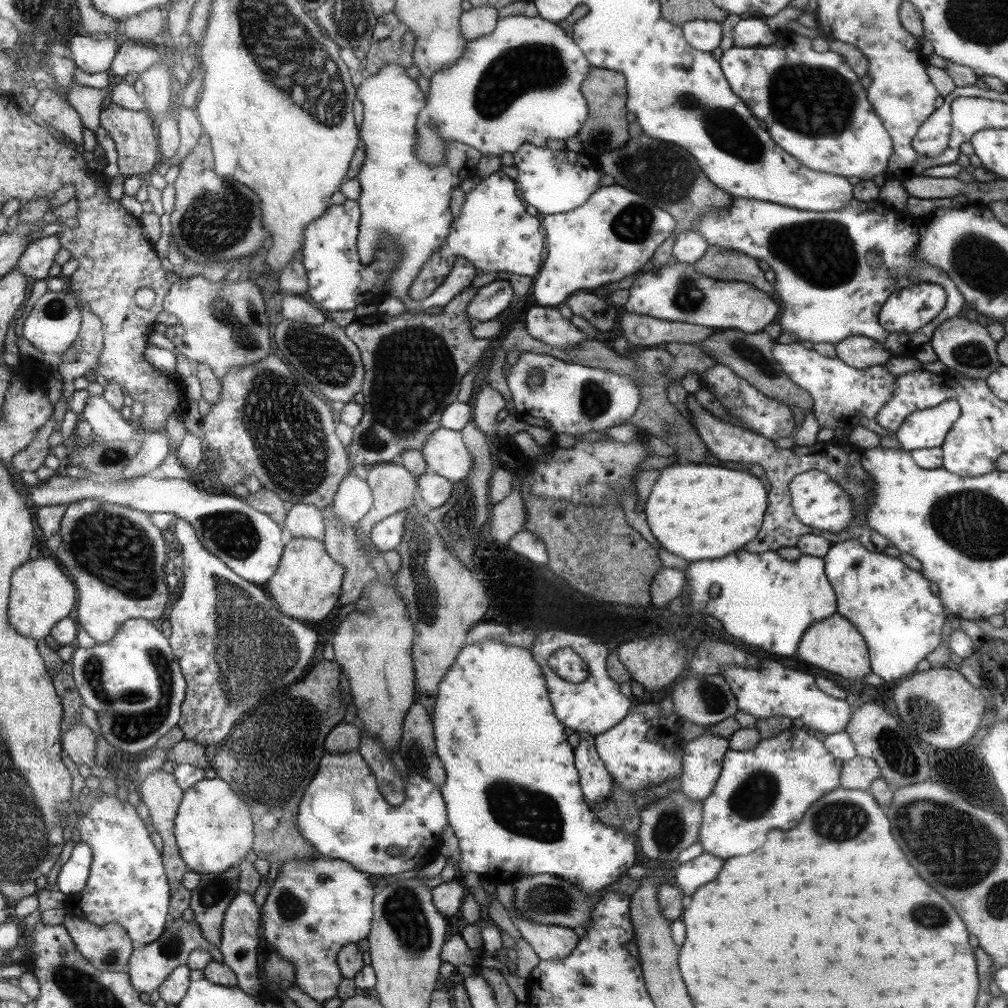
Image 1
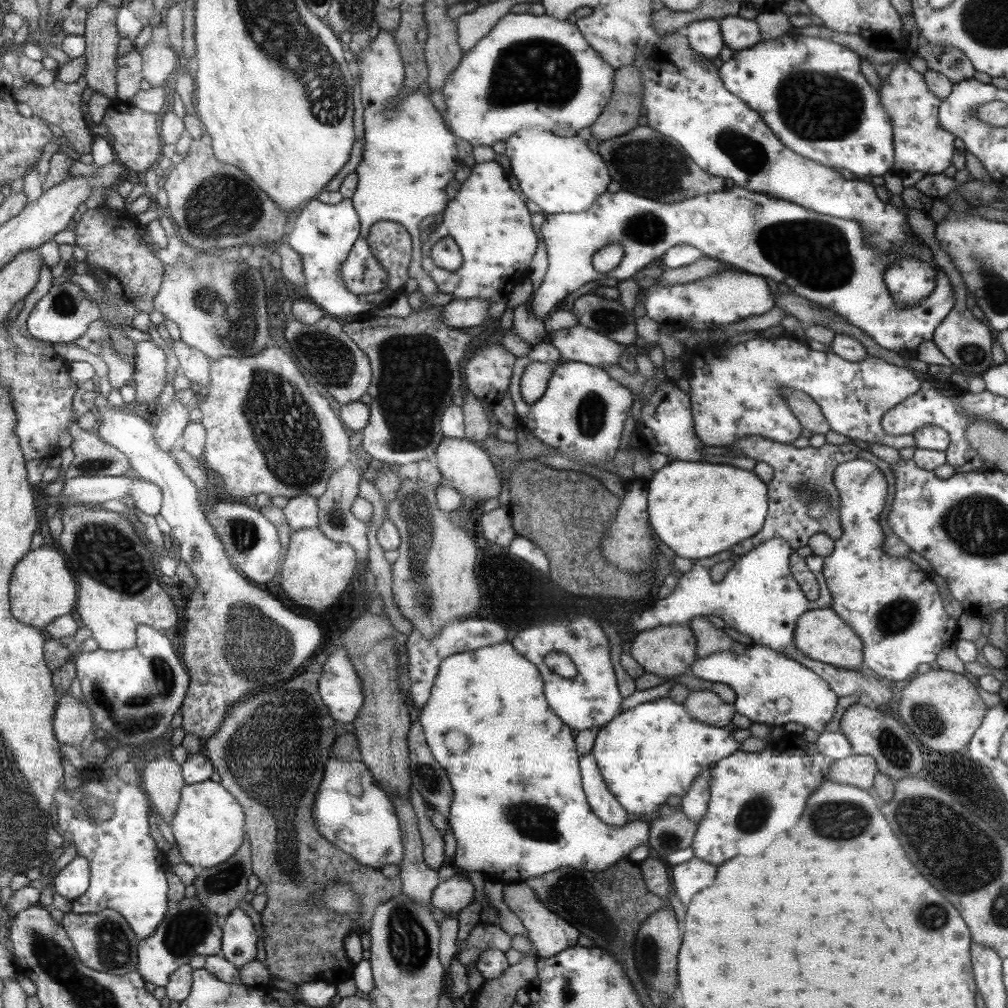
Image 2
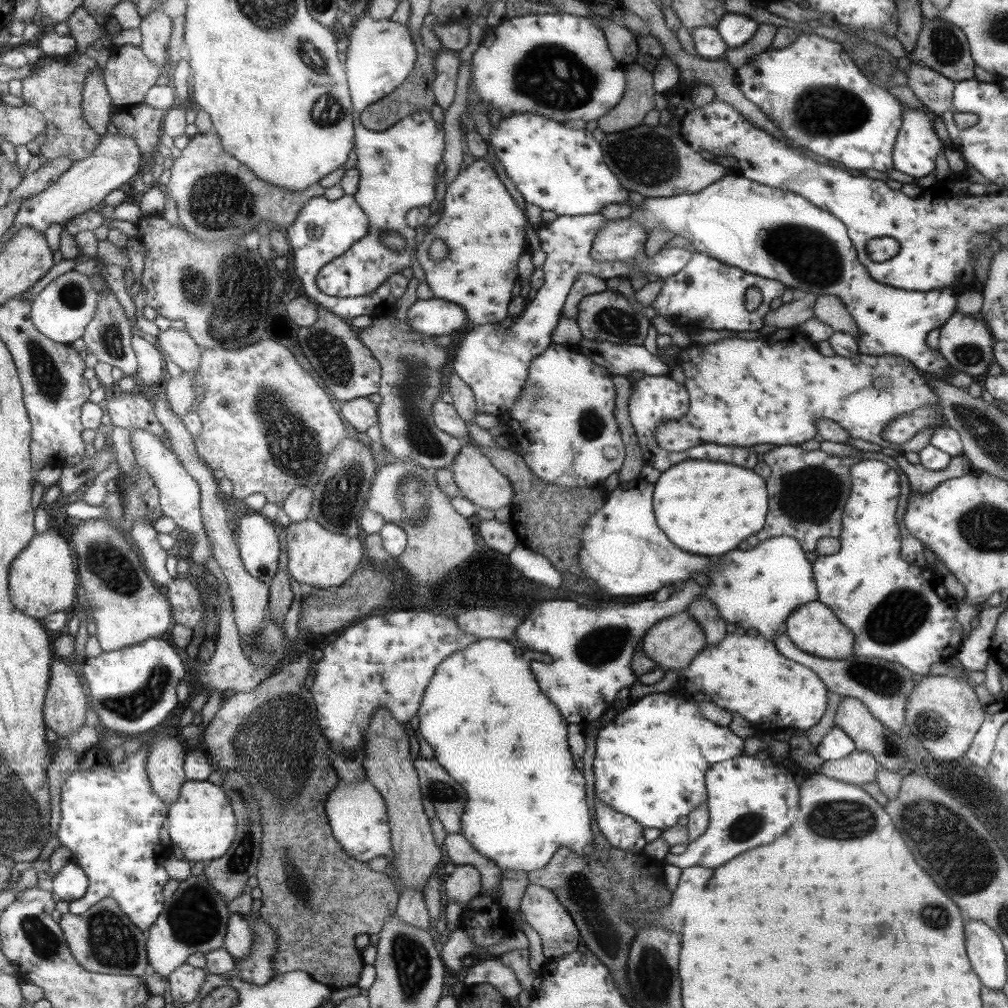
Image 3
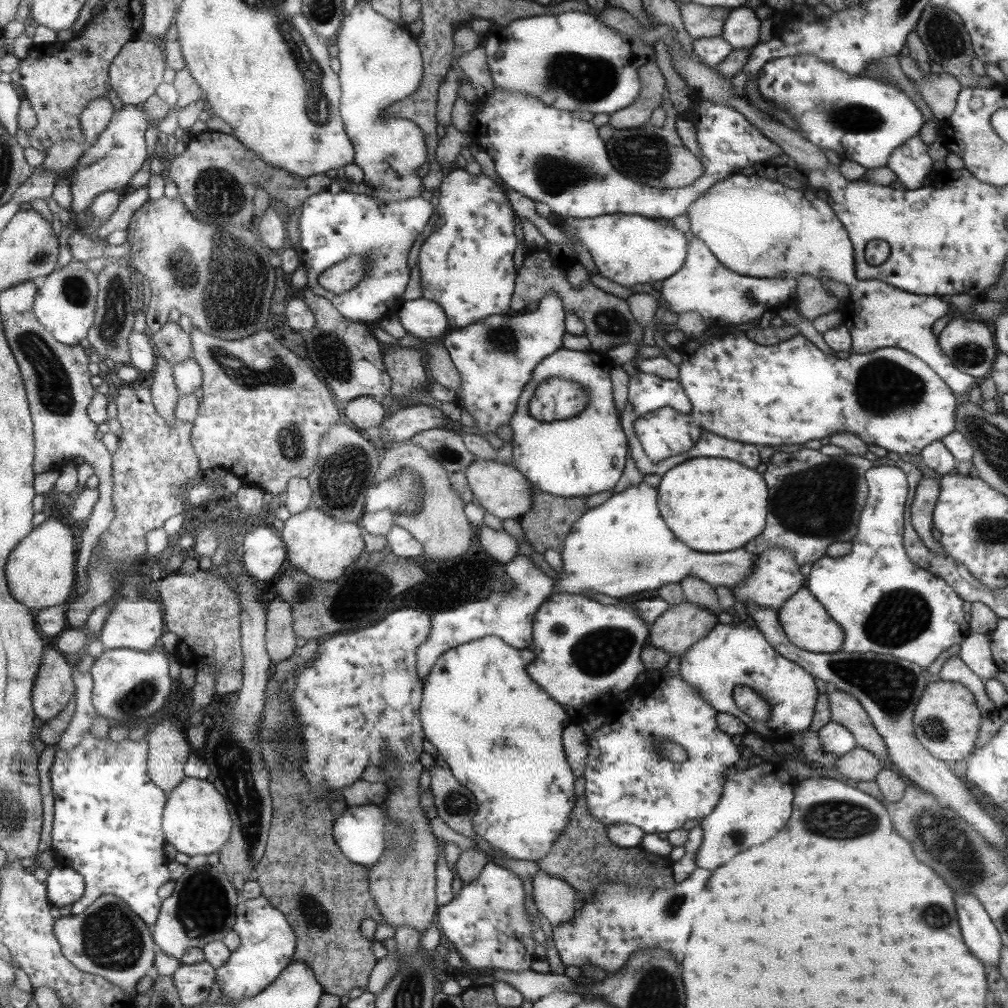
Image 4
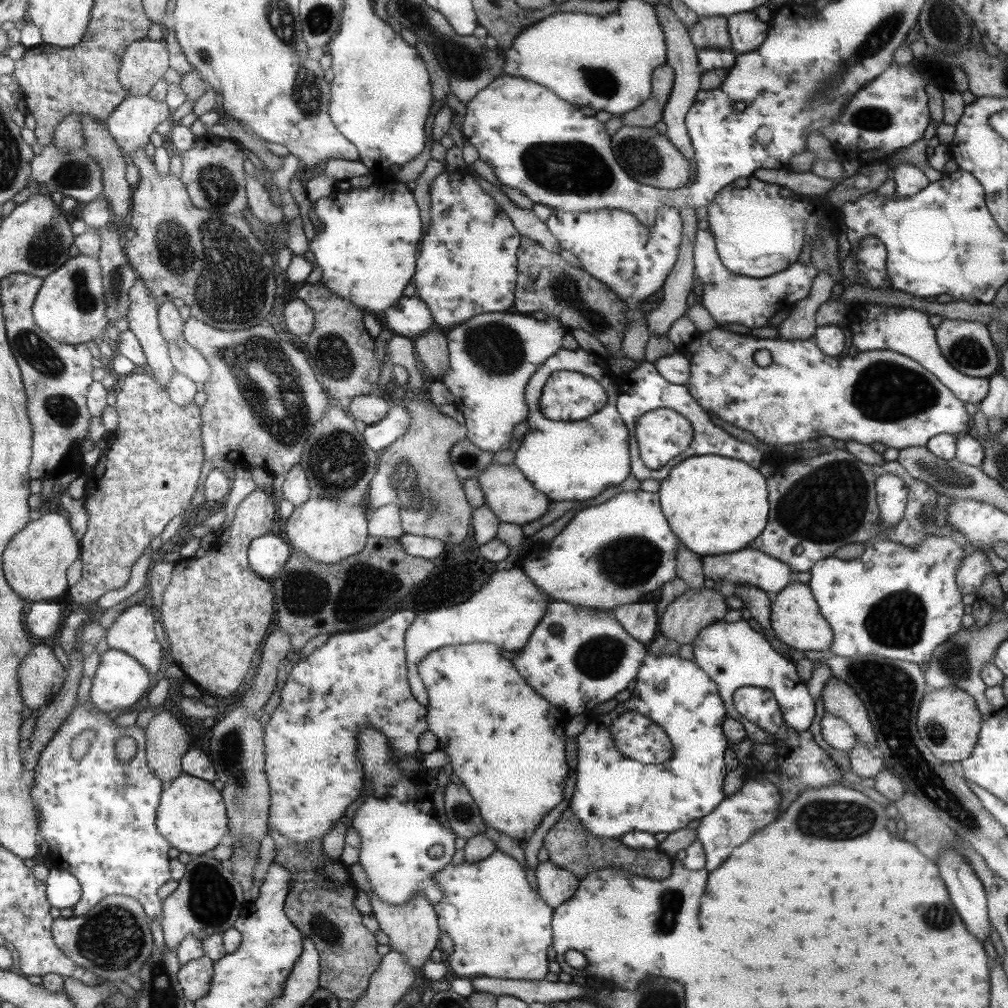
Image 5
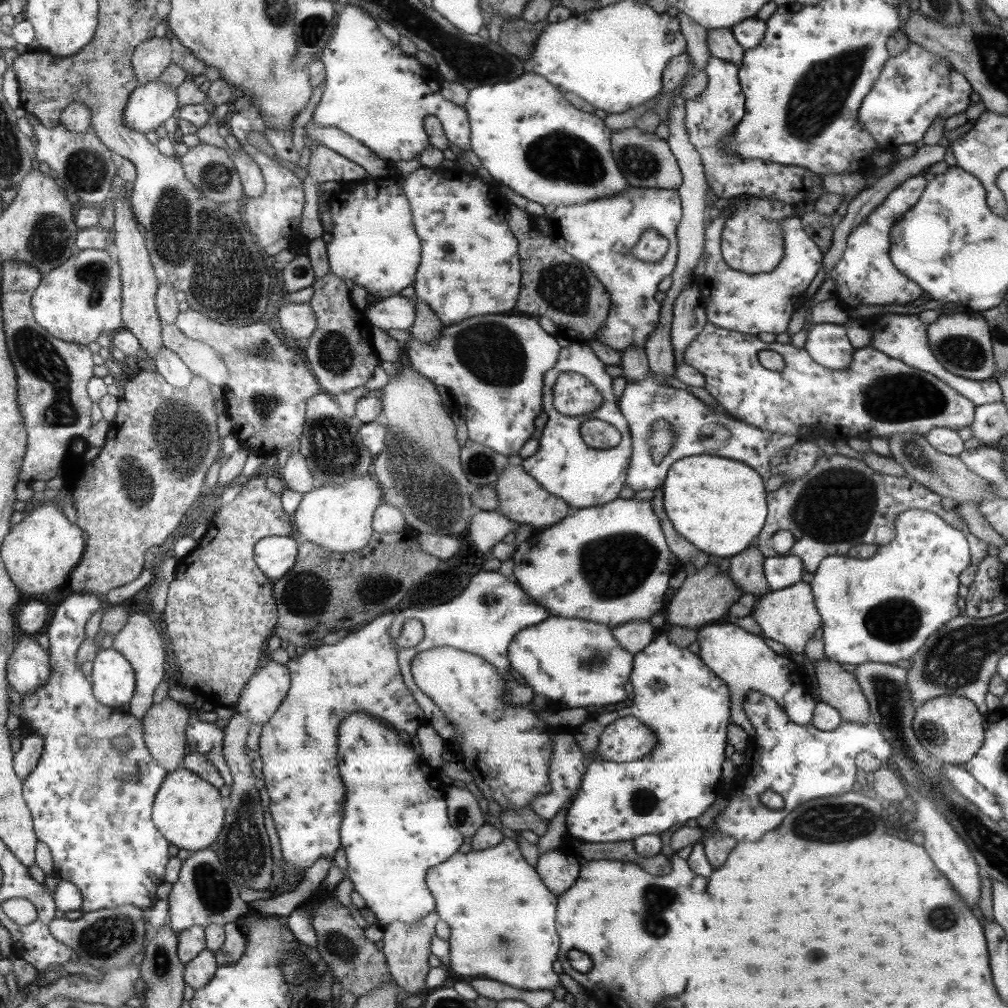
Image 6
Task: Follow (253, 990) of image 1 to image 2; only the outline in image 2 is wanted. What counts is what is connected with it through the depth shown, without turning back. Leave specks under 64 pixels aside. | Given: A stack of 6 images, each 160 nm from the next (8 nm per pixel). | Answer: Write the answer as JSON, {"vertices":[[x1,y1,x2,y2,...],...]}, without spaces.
{"vertices":[[239,908,233,909,221,922,219,954,239,969,244,964,255,960,255,942,257,934,253,922]]}

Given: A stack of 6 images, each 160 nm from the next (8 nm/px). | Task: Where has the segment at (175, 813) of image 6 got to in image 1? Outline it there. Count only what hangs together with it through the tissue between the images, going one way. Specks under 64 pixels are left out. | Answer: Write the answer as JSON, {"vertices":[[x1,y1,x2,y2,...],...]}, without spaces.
{"vertices":[[215,777,211,779,201,779,197,781,189,790,184,791,184,800,181,803,180,811,178,817,176,818,176,839,178,846,180,847,180,853,187,863,188,870,196,872,199,876,203,873,205,874,221,874,225,872,228,868,233,867,233,864,237,864,239,860,245,858,245,854,251,850,251,842,253,842,253,832,251,828,254,828,251,824,251,818,249,818,249,807,247,803,226,783,222,778]]}

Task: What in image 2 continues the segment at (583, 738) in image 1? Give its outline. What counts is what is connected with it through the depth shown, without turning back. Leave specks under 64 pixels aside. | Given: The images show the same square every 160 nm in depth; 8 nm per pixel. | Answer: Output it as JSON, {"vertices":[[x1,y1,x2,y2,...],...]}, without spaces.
{"vertices":[[590,752,579,758,579,766,583,791,587,795,589,806,595,811,596,817,601,822,615,826,629,822,624,808,607,788,601,771,597,768]]}

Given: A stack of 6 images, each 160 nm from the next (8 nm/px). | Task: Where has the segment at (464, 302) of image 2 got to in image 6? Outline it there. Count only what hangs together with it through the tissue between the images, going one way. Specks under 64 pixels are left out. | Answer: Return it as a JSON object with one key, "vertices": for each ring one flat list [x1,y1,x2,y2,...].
{"vertices":[[393,295,379,301,372,301,365,308,365,314,374,327,381,330,407,330,416,320,416,302,414,298]]}

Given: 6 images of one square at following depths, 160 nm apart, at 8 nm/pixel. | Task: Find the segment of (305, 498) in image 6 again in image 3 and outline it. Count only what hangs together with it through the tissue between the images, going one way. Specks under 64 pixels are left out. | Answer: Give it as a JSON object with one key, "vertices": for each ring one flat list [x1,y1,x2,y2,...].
{"vertices":[[313,518,301,522,290,522,285,527,286,547,288,552,287,568,291,578,298,582,304,590,317,588,325,590,329,586,343,585,349,574,358,568,363,556,361,542,342,534,333,534,323,530]]}

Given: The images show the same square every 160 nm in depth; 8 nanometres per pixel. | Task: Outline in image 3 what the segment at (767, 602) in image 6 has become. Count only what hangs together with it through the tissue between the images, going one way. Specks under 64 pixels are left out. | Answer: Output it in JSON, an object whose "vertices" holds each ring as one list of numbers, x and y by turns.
{"vertices":[[819,600,806,602,805,605,798,606,785,621,783,632,797,648,815,655,817,658,843,660,853,656,853,642,855,639,852,632,836,618,830,607,825,606]]}

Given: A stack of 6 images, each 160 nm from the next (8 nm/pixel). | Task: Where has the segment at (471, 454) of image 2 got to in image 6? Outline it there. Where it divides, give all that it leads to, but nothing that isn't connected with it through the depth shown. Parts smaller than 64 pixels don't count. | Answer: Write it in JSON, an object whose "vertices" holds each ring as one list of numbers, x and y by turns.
{"vertices":[[507,465,500,472,499,477,496,478,492,486,496,492,497,511,513,523,529,524,534,529,543,529,559,522,571,510,564,499,549,494,521,465]]}

